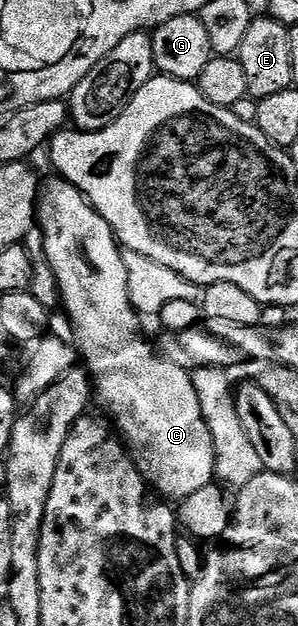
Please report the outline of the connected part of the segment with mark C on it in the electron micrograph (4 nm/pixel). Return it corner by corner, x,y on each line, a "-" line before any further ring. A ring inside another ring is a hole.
54,177
47,187
45,184
36,219
44,236
44,259
54,271
60,303
65,315
70,318
74,342
80,352
81,362
85,370
89,371
96,388
97,402
99,399
106,406
107,413
114,418
113,426
120,432
134,464
151,488
170,501
192,497
196,489
204,489
204,485
216,479
212,433
208,433
204,413
200,413
200,401
196,397
191,372
167,359
165,354
158,352
157,355
153,345
146,343
142,336
143,320
129,297
124,251
115,239
114,231
86,200
85,195
61,177

